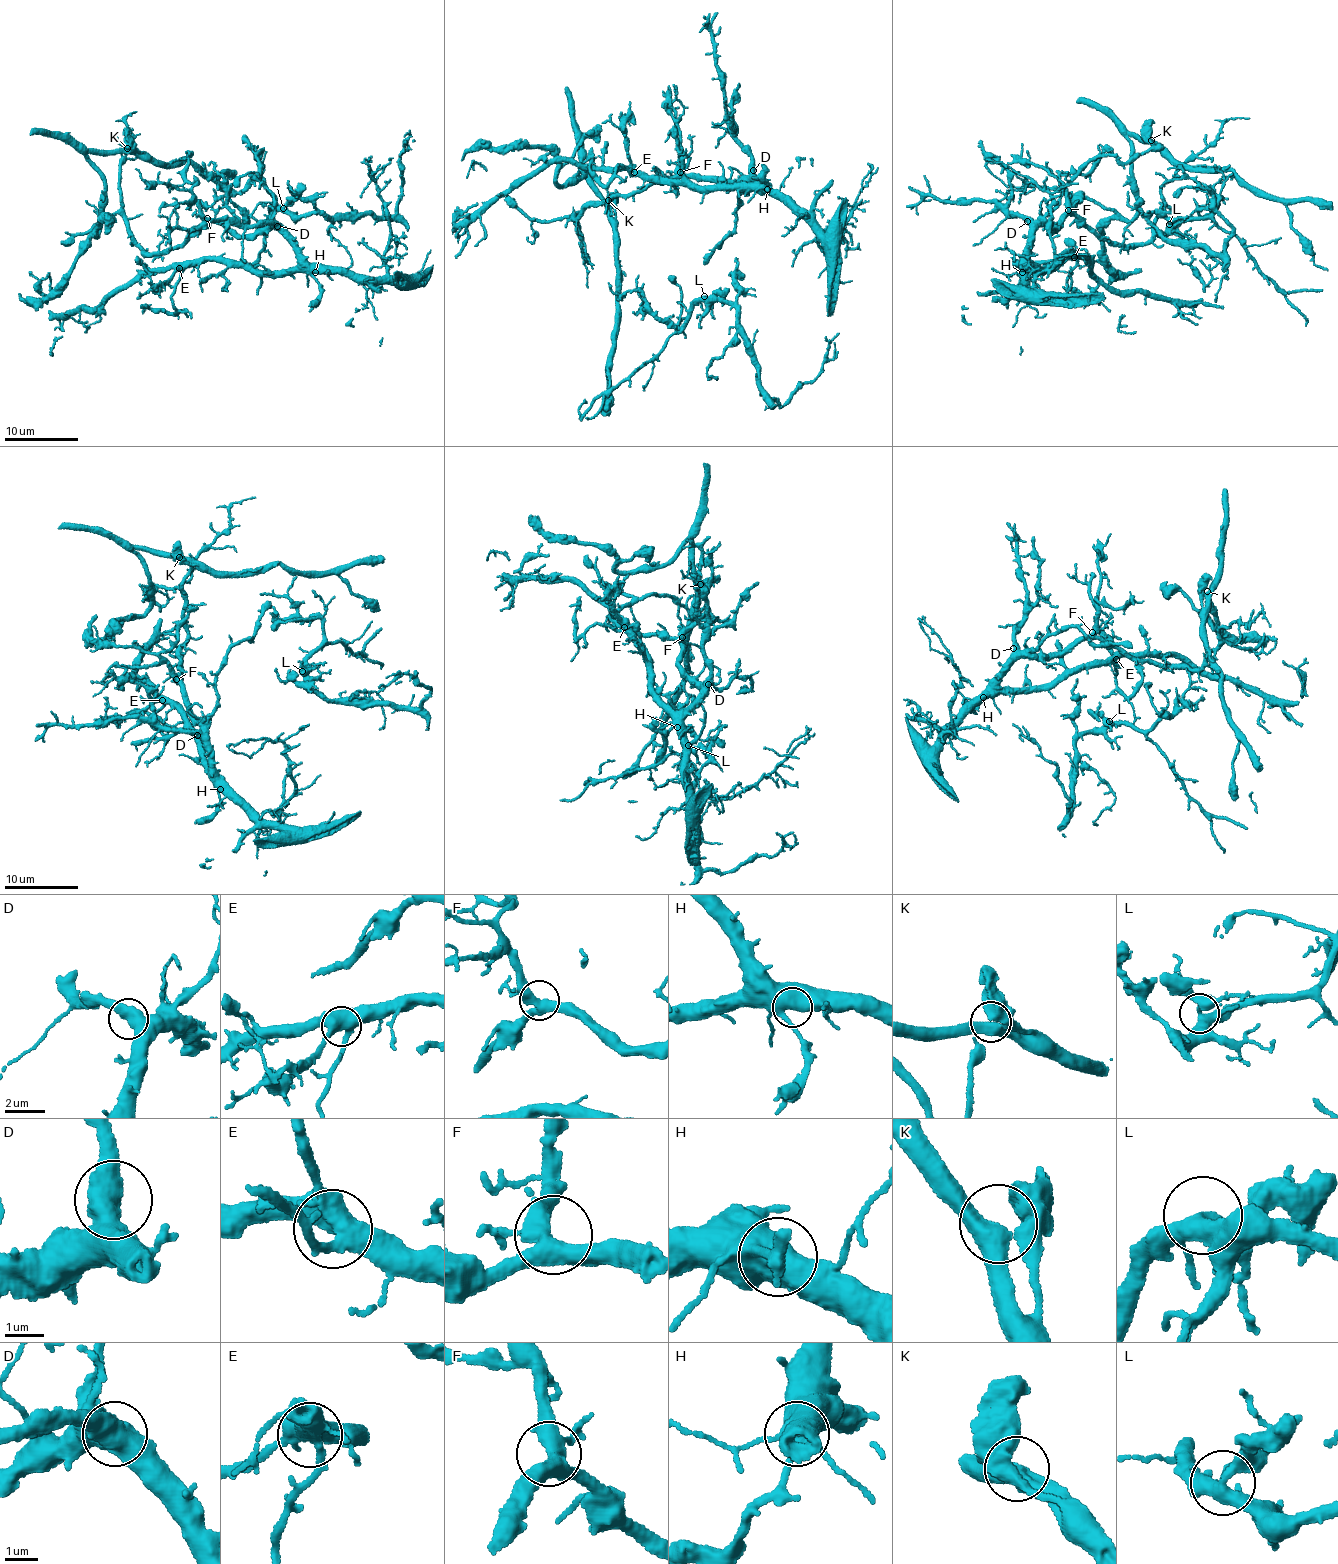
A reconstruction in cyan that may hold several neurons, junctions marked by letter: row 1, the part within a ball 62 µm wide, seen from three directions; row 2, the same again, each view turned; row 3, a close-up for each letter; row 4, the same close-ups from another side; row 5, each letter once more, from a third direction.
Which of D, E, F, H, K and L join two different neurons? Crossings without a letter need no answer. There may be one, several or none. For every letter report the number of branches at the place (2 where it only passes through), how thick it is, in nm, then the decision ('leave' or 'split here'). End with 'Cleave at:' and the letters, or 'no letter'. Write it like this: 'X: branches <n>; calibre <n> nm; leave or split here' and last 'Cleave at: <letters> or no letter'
D: branches 2; calibre 600 nm; leave
E: branches 4; calibre 550 nm; leave
F: branches 4; calibre 440 nm; leave
H: branches 2; calibre 600 nm; leave
K: branches 3; calibre 400 nm; leave
L: branches 4; calibre 400 nm; leave
Cleave at: no letter

